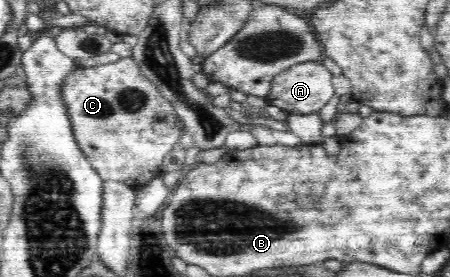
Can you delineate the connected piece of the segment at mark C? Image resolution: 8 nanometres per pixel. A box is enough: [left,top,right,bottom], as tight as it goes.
[61,56,183,189]

